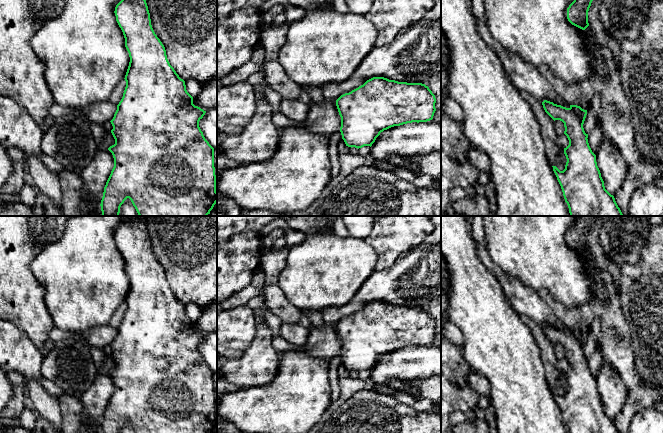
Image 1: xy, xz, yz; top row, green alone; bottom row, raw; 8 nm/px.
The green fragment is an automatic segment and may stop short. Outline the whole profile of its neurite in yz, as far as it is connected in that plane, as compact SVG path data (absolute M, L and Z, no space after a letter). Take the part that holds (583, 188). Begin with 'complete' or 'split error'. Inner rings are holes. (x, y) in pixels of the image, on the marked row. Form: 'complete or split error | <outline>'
complete | M544 100L542 105L545 112L554 121L560 120L564 123L564 134L569 140L569 145L564 148L567 159L565 169L560 171L556 166L552 167L568 205L570 216L624 216L614 196L605 189L604 181L597 166L596 155L589 146L588 134L583 128L587 110L577 105L570 105L569 108L566 108L547 100Z

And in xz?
complete | M373 77L336 100L336 106L341 117L342 139L346 146L351 148L371 147L384 130L407 123L432 120L436 111L435 103L435 95L425 84Z

